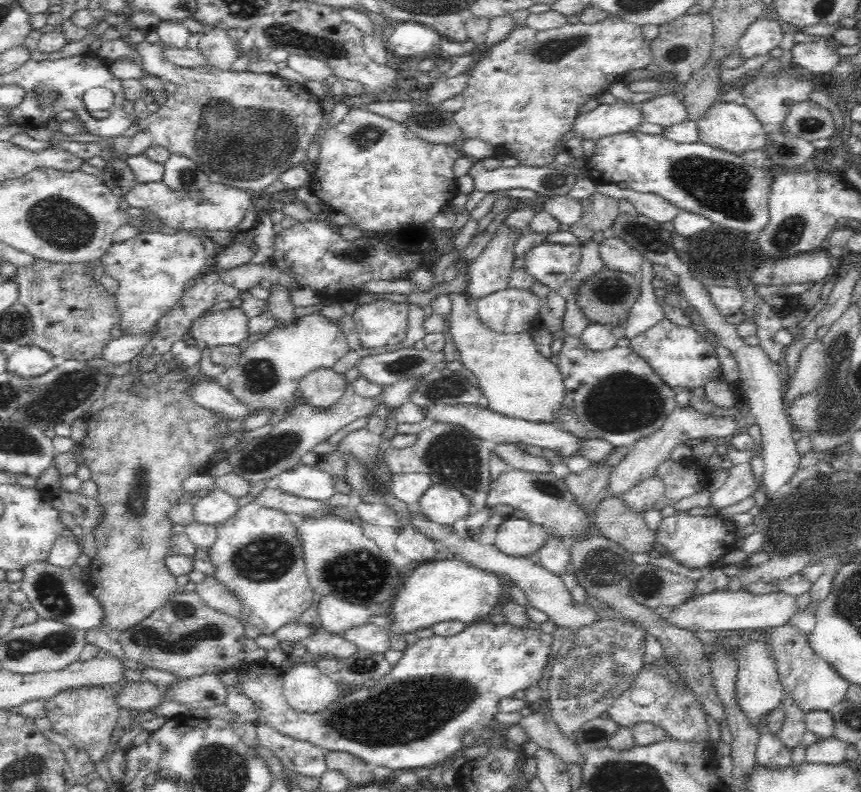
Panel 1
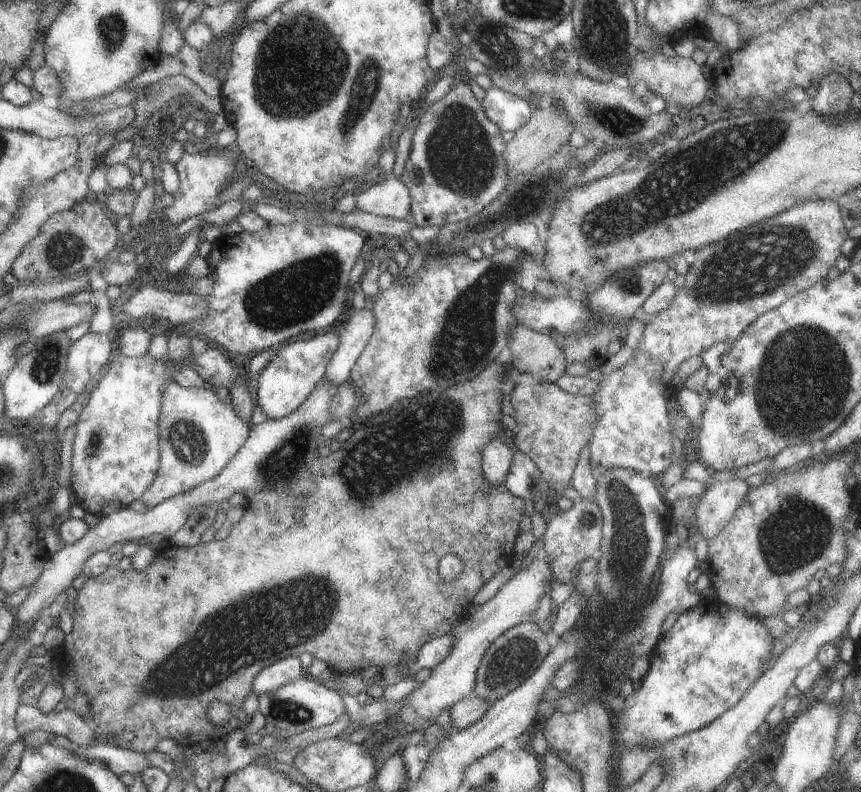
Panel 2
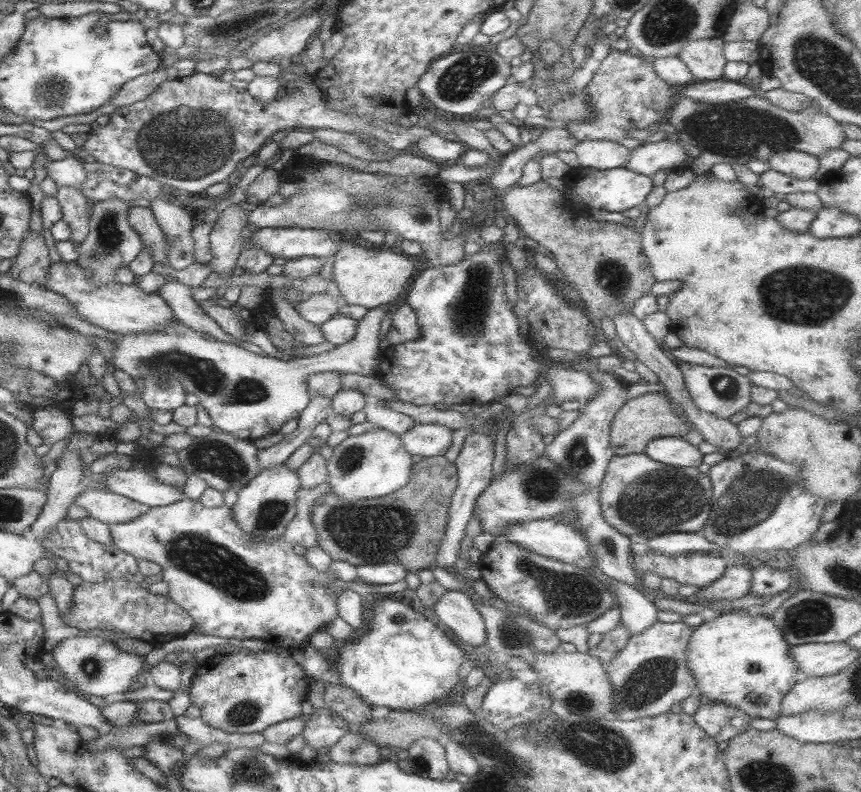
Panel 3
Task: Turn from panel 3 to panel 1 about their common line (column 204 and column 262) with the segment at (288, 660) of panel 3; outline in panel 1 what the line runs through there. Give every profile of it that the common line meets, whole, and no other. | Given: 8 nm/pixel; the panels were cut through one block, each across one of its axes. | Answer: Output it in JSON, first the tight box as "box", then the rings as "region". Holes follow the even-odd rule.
{"box":[236,620,552,774],"region":[[[488,620],[484,622],[476,622],[468,628],[464,628],[460,634],[454,634],[454,636],[432,636],[432,638],[420,638],[414,646],[408,646],[404,650],[404,658],[392,666],[390,674],[384,676],[382,682],[378,684],[370,684],[370,686],[364,686],[362,690],[358,692],[352,692],[352,694],[344,694],[340,696],[338,702],[330,704],[328,708],[324,708],[322,712],[316,712],[316,714],[310,714],[310,712],[296,712],[286,696],[284,696],[284,674],[286,670],[276,670],[272,664],[268,664],[266,660],[264,662],[252,662],[252,664],[244,664],[244,668],[236,670],[238,672],[238,690],[248,696],[252,700],[252,704],[256,706],[256,722],[264,722],[268,724],[270,728],[274,728],[276,732],[288,736],[288,738],[294,738],[294,740],[300,740],[300,742],[312,742],[316,748],[322,748],[326,752],[346,752],[346,754],[352,754],[354,758],[358,760],[364,760],[368,766],[376,768],[376,766],[382,766],[382,768],[390,768],[394,770],[394,774],[398,772],[410,772],[410,770],[420,770],[420,768],[436,768],[436,766],[442,766],[444,762],[452,762],[456,756],[460,756],[462,752],[462,738],[468,734],[468,732],[482,732],[484,728],[488,728],[492,722],[494,722],[494,716],[500,712],[498,704],[500,700],[504,698],[512,698],[518,690],[528,690],[532,684],[538,684],[538,680],[542,676],[548,676],[548,656],[550,656],[550,644],[552,644],[552,636],[550,634],[544,634],[540,628],[514,628],[510,624],[492,624]]]}

